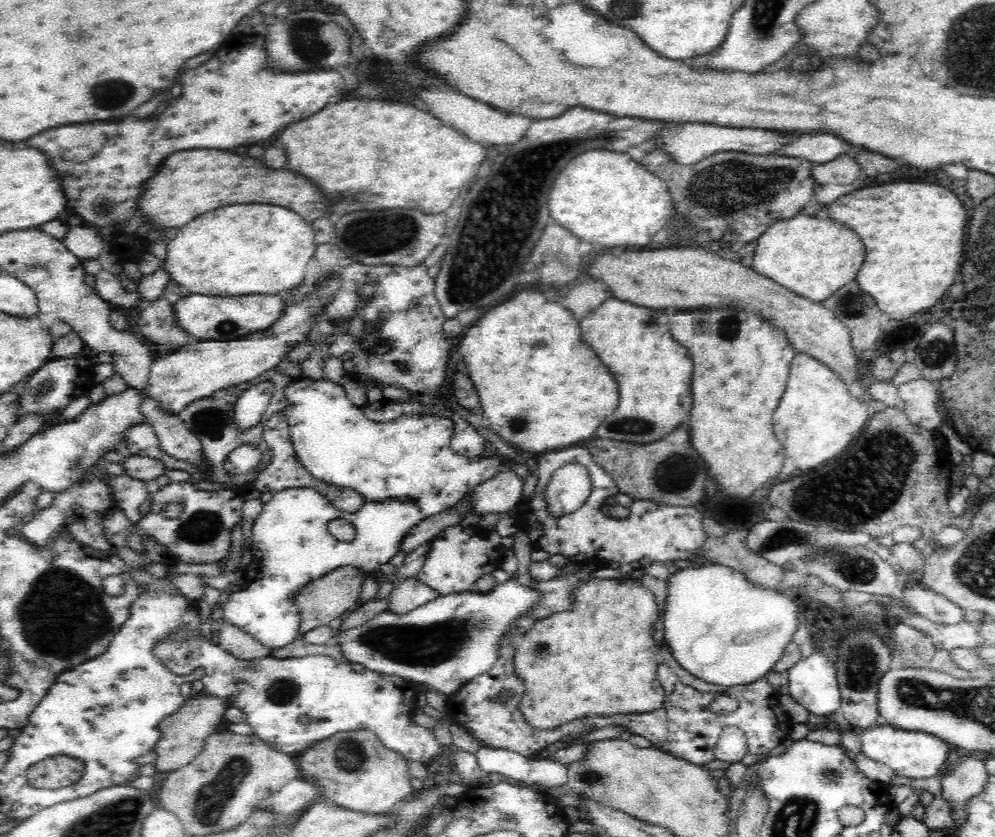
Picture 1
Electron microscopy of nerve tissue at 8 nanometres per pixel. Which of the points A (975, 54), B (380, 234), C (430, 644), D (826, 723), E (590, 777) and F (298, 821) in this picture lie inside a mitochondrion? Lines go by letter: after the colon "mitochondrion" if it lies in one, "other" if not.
A: mitochondrion
B: mitochondrion
C: mitochondrion
D: other
E: mitochondrion
F: other

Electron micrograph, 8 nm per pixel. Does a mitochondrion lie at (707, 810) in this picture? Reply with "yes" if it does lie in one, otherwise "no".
no

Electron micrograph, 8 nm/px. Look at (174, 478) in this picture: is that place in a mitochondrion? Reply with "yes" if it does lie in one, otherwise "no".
no

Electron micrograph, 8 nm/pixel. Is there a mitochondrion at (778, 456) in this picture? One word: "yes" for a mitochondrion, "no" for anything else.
no

